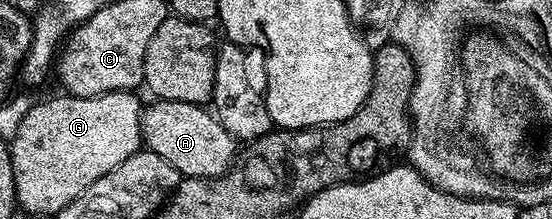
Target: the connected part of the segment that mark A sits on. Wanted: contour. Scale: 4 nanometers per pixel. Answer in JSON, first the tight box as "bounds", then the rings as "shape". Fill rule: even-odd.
{"bounds":[143,99,237,179],"shape":[[[155,99],[146,104],[143,107],[143,141],[146,150],[165,157],[183,177],[211,179],[223,175],[236,162],[237,140],[206,106],[198,103]]]}

